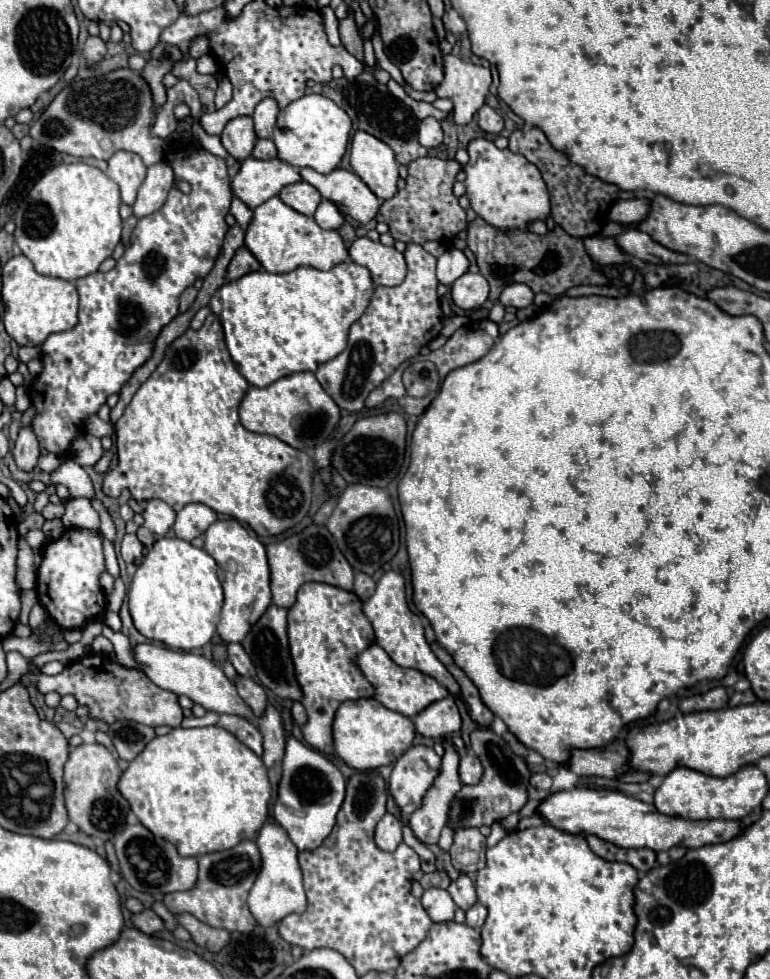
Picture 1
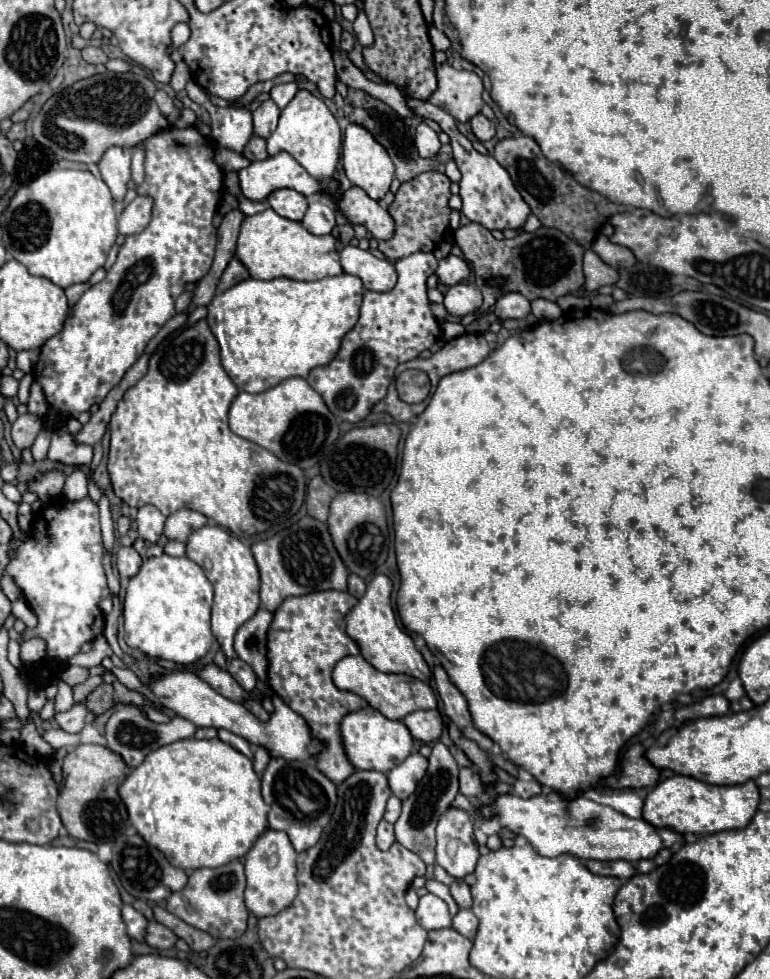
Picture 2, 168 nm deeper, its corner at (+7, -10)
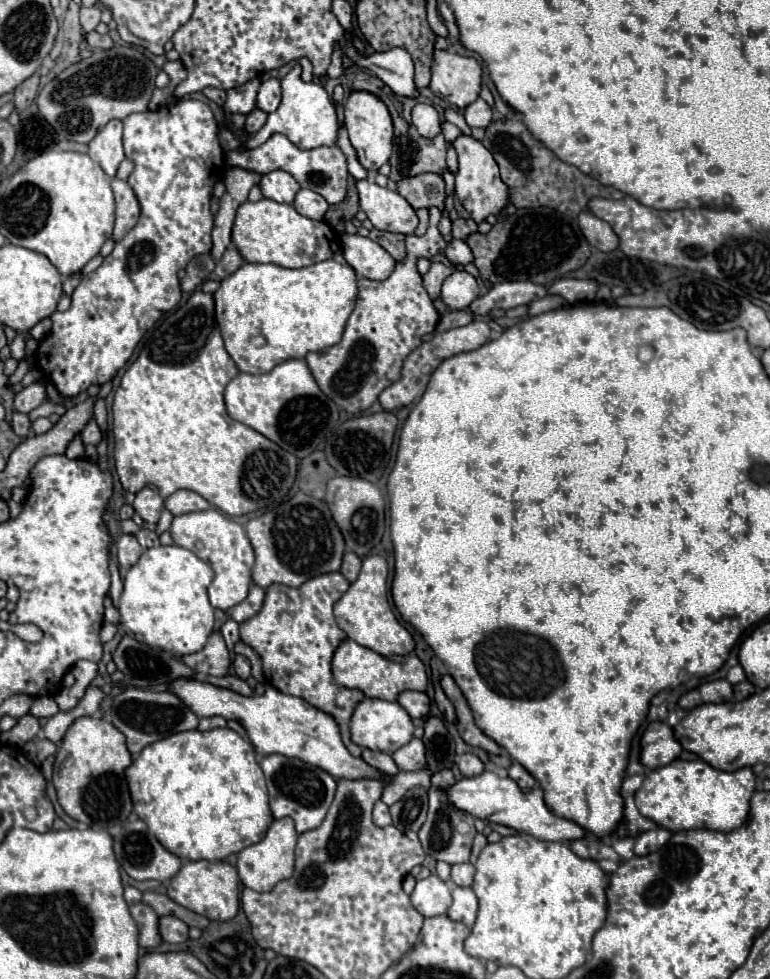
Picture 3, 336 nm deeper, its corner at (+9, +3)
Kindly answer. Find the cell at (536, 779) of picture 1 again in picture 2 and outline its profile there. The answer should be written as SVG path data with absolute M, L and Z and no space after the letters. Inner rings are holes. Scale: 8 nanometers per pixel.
M516 779L514 785L512 785L512 791L514 791L518 797L528 799L528 797L540 795L540 793L542 793L542 787L540 787L538 781L520 781L520 779Z

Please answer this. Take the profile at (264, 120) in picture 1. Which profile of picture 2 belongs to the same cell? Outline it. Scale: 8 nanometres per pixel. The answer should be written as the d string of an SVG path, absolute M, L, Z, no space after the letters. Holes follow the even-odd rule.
M272 99L260 103L260 107L254 111L254 135L268 139L278 125L278 117L280 117L280 109Z

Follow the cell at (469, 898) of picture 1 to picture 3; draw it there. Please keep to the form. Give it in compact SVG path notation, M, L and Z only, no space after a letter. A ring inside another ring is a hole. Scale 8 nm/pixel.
M454 864L452 866L452 874L450 880L456 886L472 886L472 878L474 878L474 866L472 864Z

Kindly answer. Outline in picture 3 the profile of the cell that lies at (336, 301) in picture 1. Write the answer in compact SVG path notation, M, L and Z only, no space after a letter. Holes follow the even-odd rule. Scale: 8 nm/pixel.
M336 258L318 262L318 264L300 268L300 270L290 270L290 268L282 268L282 266L276 266L276 264L250 264L250 262L242 264L234 274L230 274L226 280L222 280L220 288L214 292L216 322L220 326L226 352L230 354L230 358L234 360L234 364L236 364L236 368L240 372L246 372L246 374L264 374L264 372L270 372L276 364L280 364L284 360L290 360L290 358L300 358L302 360L308 352L318 352L318 350L324 350L324 348L330 348L330 346L338 344L338 340L342 338L346 320L348 320L350 312L354 310L354 304L356 304L356 298L358 298L358 286L356 286L356 282L358 282L358 278L356 278L354 268L350 264L346 264L344 260L336 260Z

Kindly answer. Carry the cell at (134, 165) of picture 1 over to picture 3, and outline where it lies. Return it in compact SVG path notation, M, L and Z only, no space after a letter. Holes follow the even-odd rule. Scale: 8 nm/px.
M110 120L88 144L88 152L90 152L90 158L96 160L110 178L114 178L120 162L124 160L122 122Z

